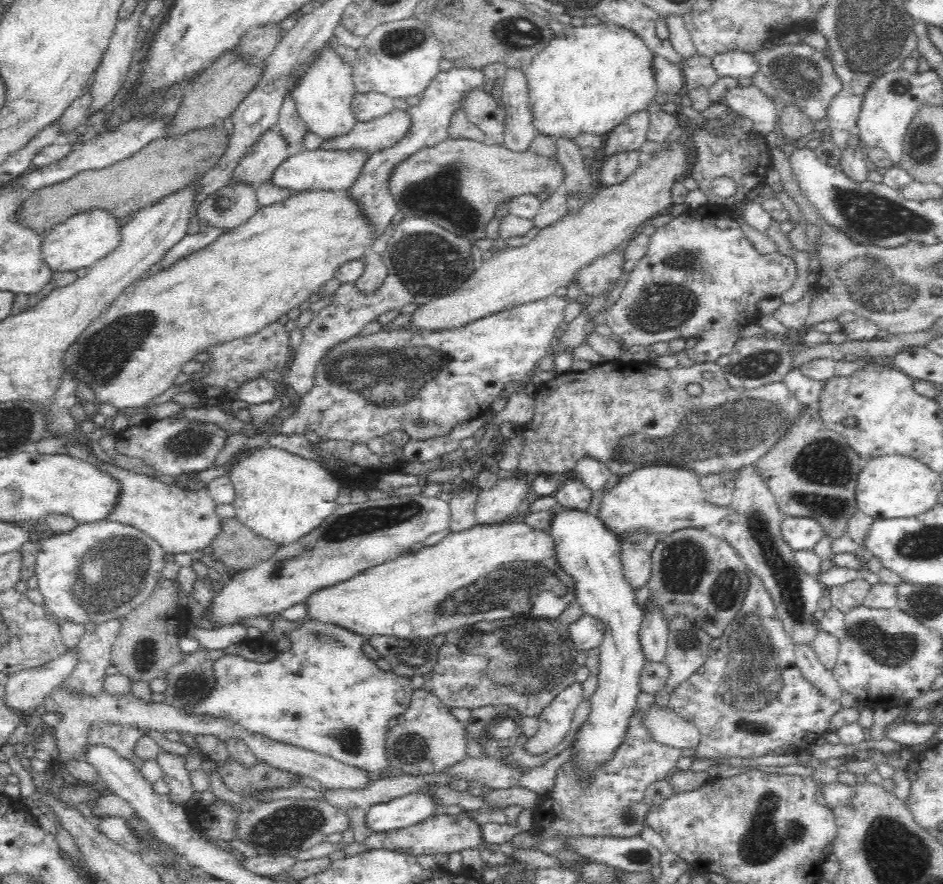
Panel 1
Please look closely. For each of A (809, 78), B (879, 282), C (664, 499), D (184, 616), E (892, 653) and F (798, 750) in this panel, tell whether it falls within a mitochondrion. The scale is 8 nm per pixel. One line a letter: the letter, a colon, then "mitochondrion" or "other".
A: mitochondrion
B: mitochondrion
C: other
D: other
E: mitochondrion
F: other

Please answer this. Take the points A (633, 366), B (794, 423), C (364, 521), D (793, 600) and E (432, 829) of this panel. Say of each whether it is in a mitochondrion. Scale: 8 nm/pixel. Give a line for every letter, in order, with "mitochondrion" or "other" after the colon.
A: other
B: mitochondrion
C: mitochondrion
D: mitochondrion
E: other

